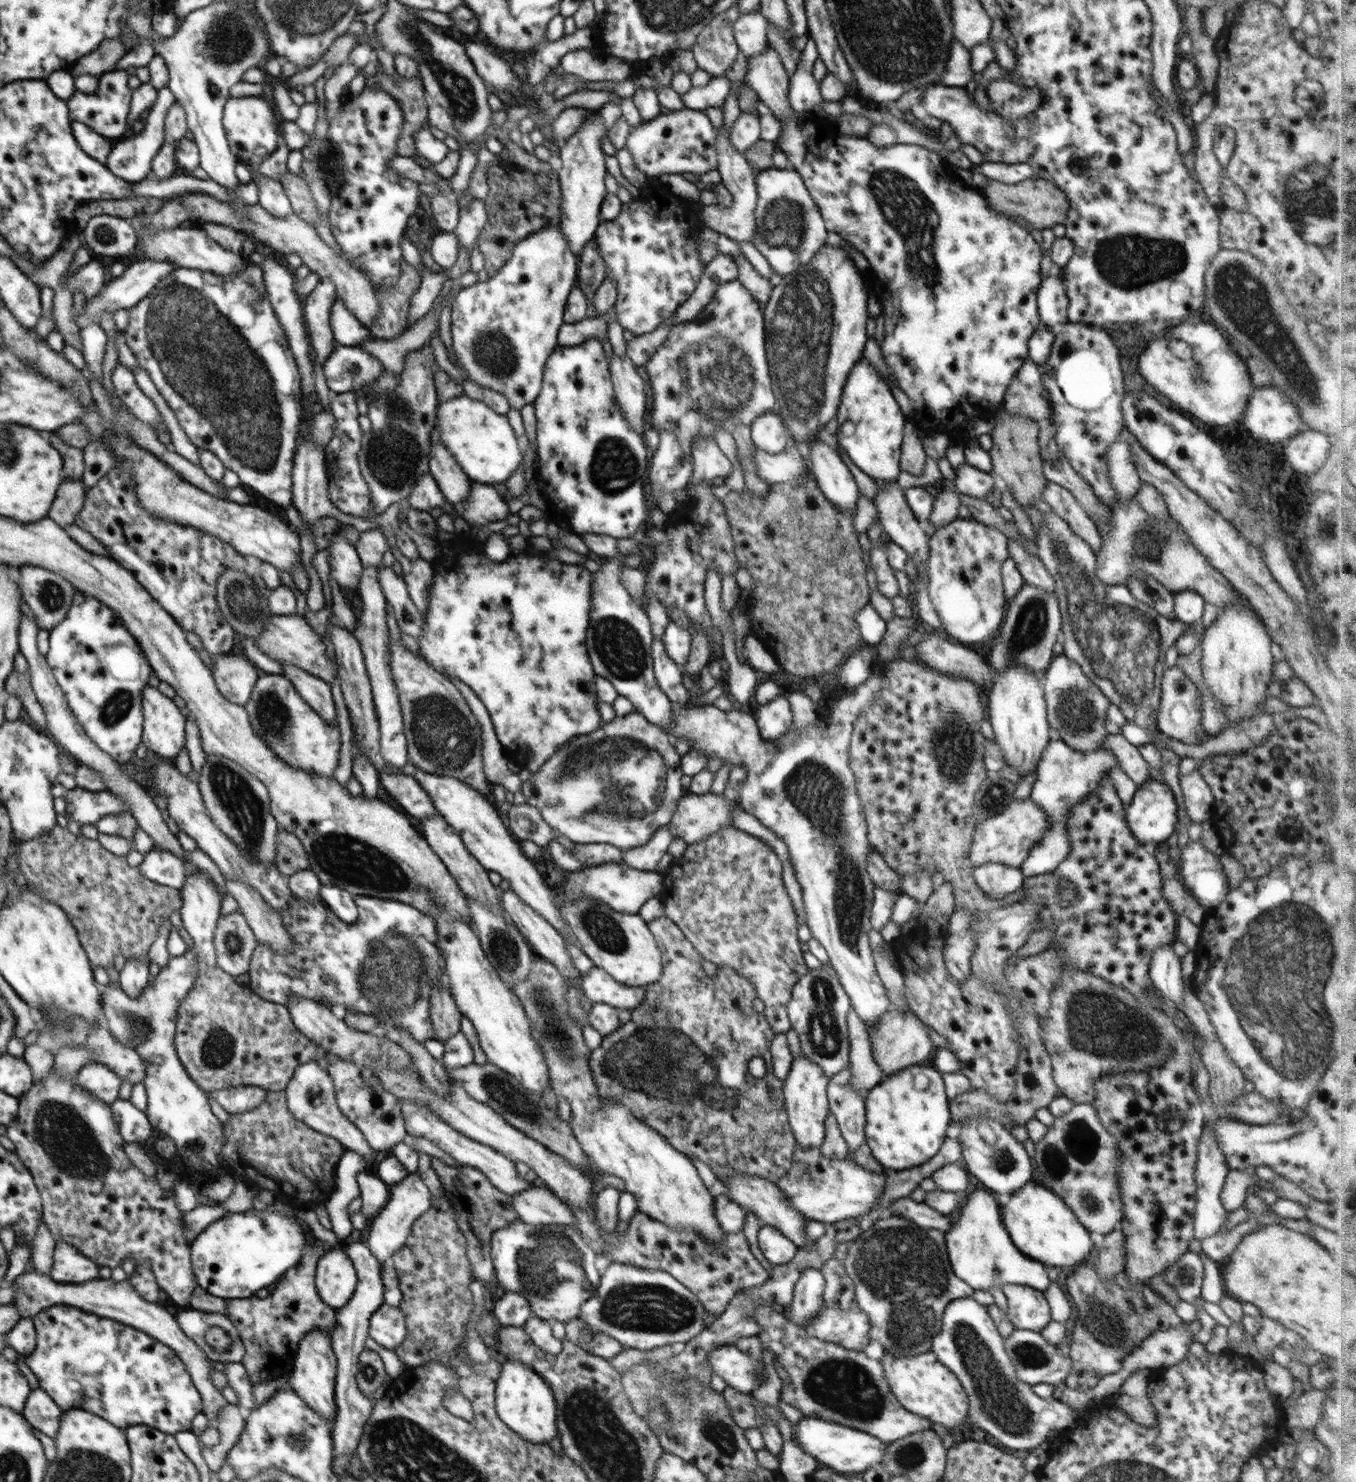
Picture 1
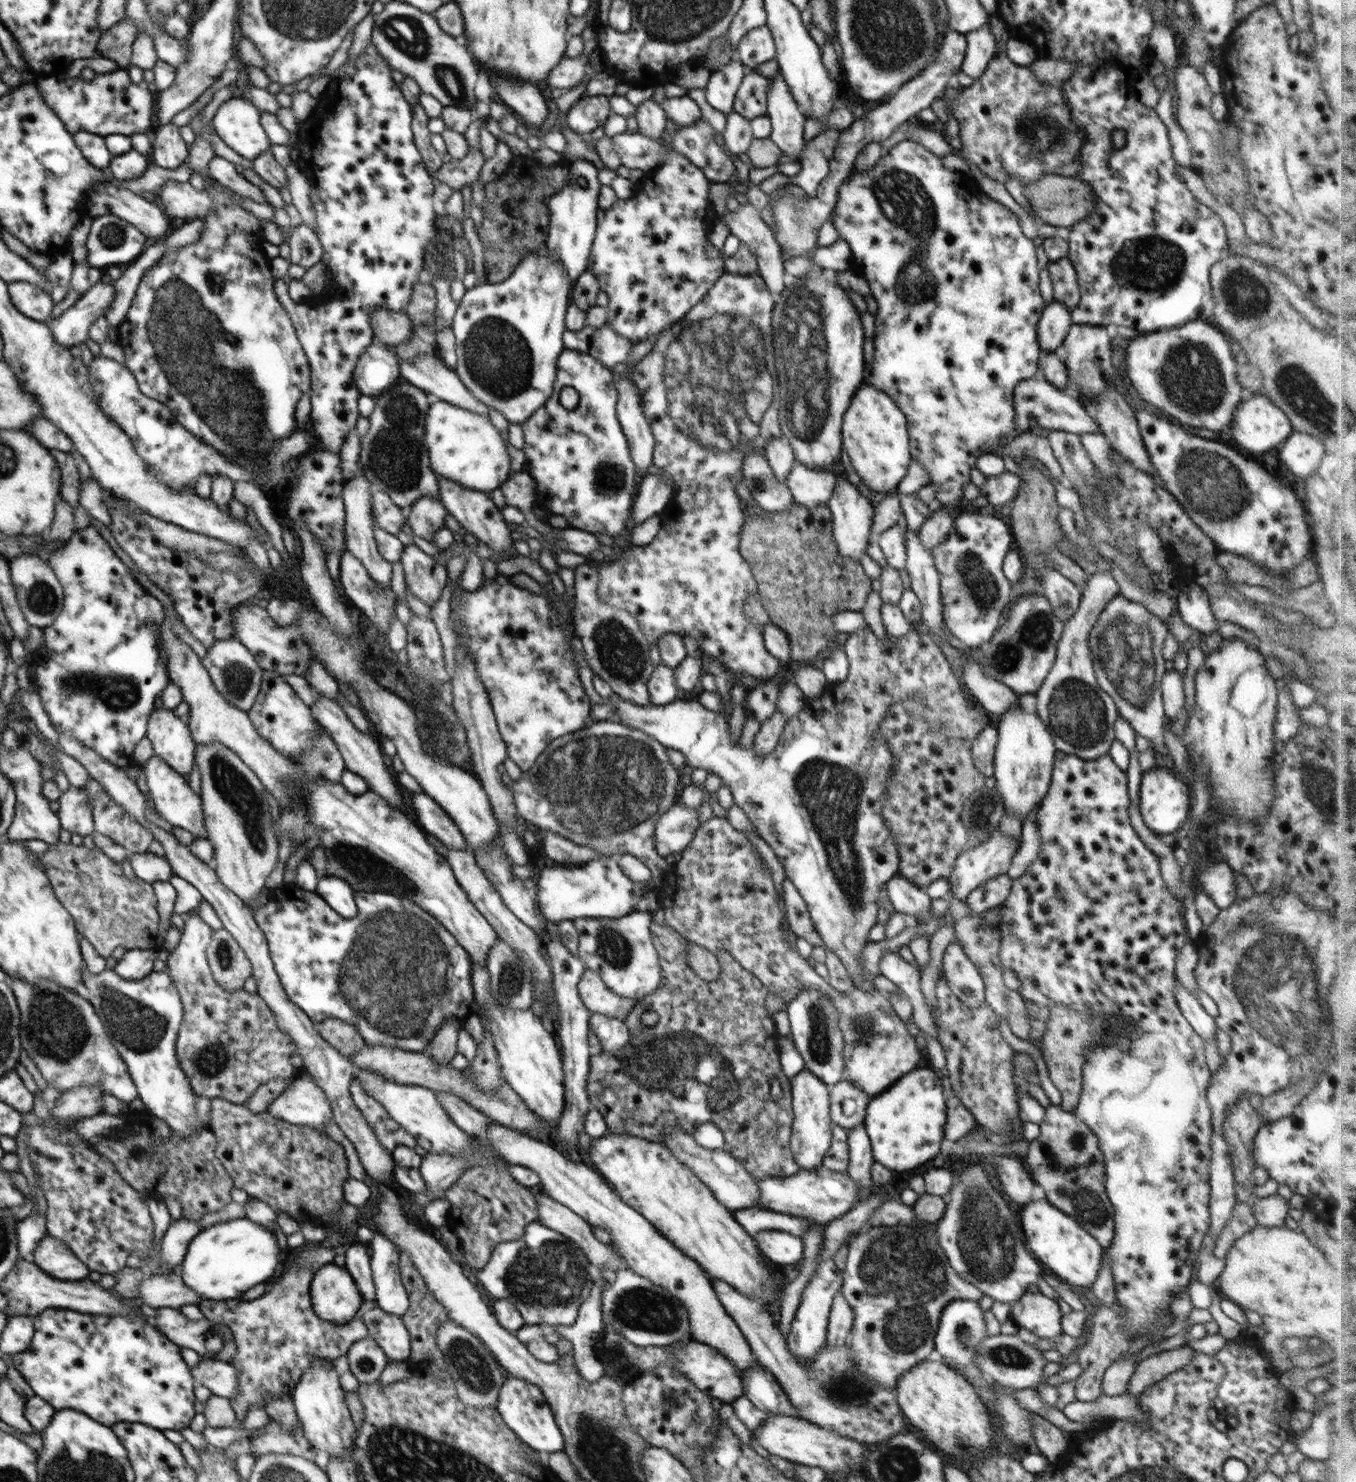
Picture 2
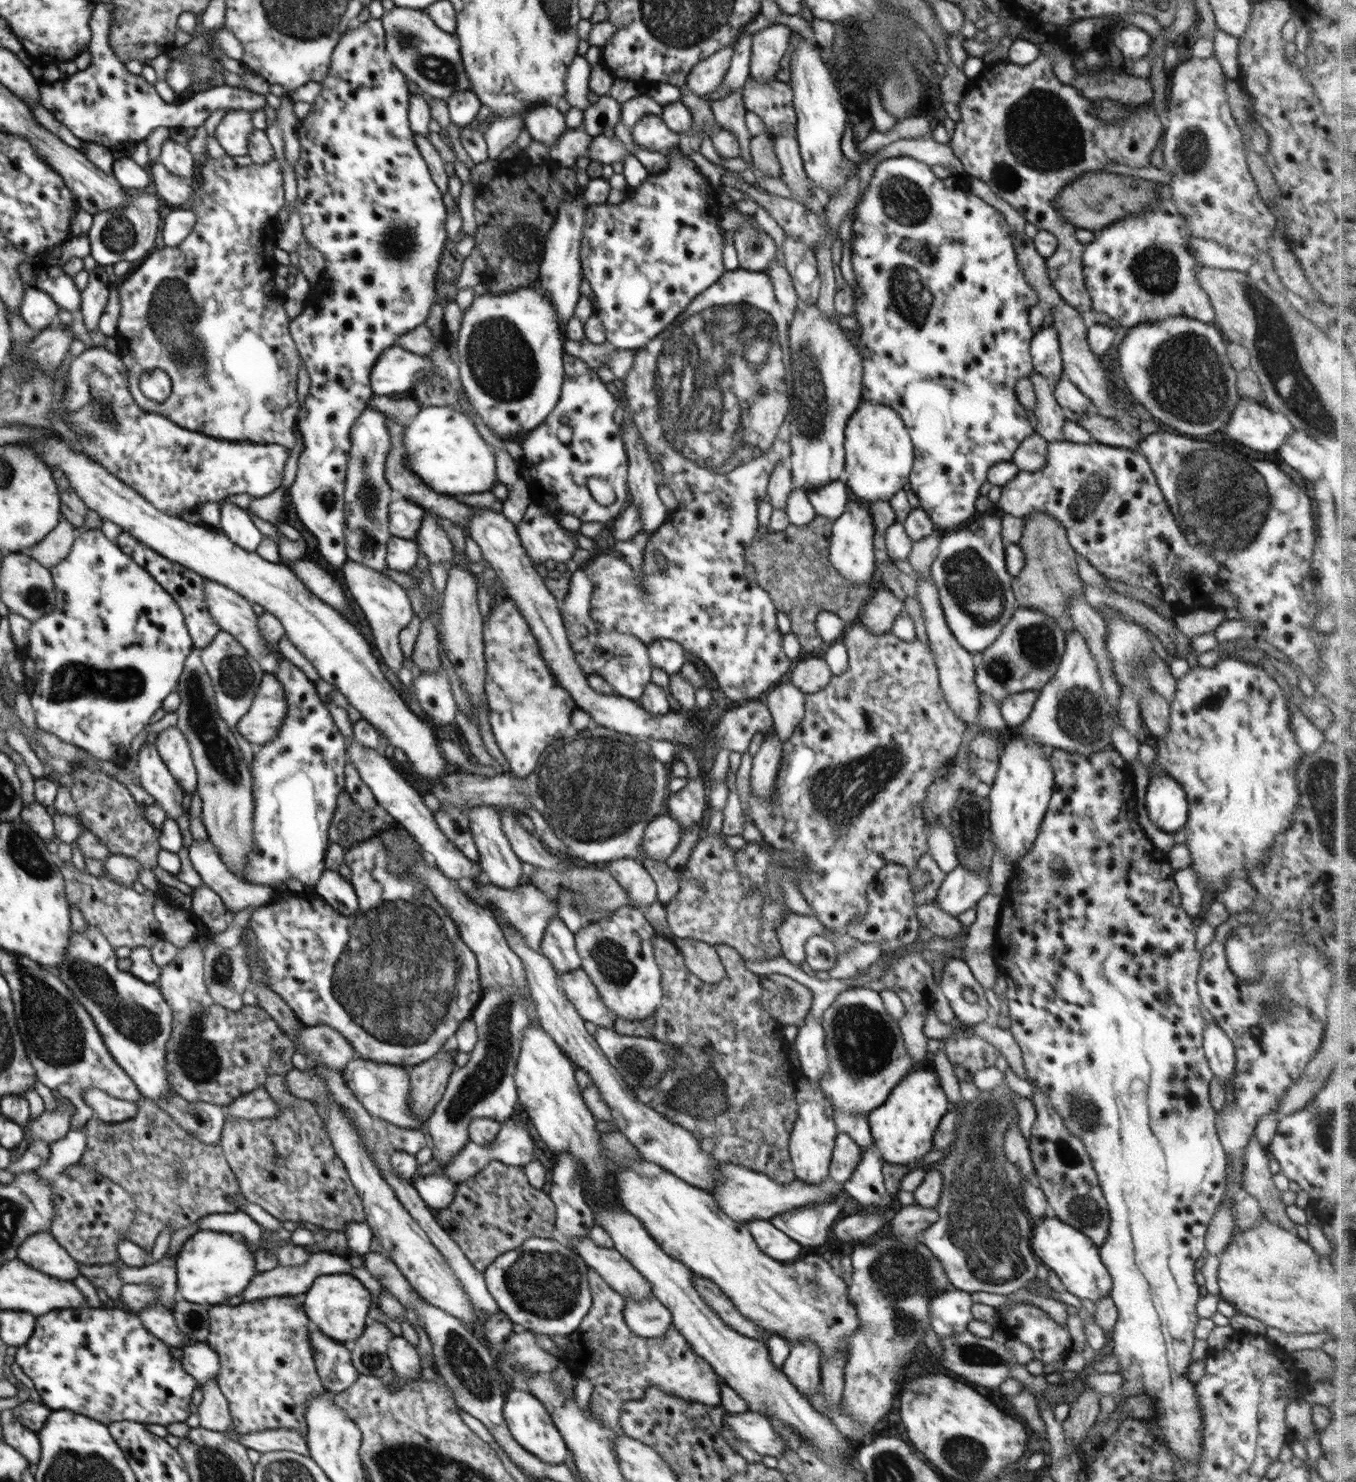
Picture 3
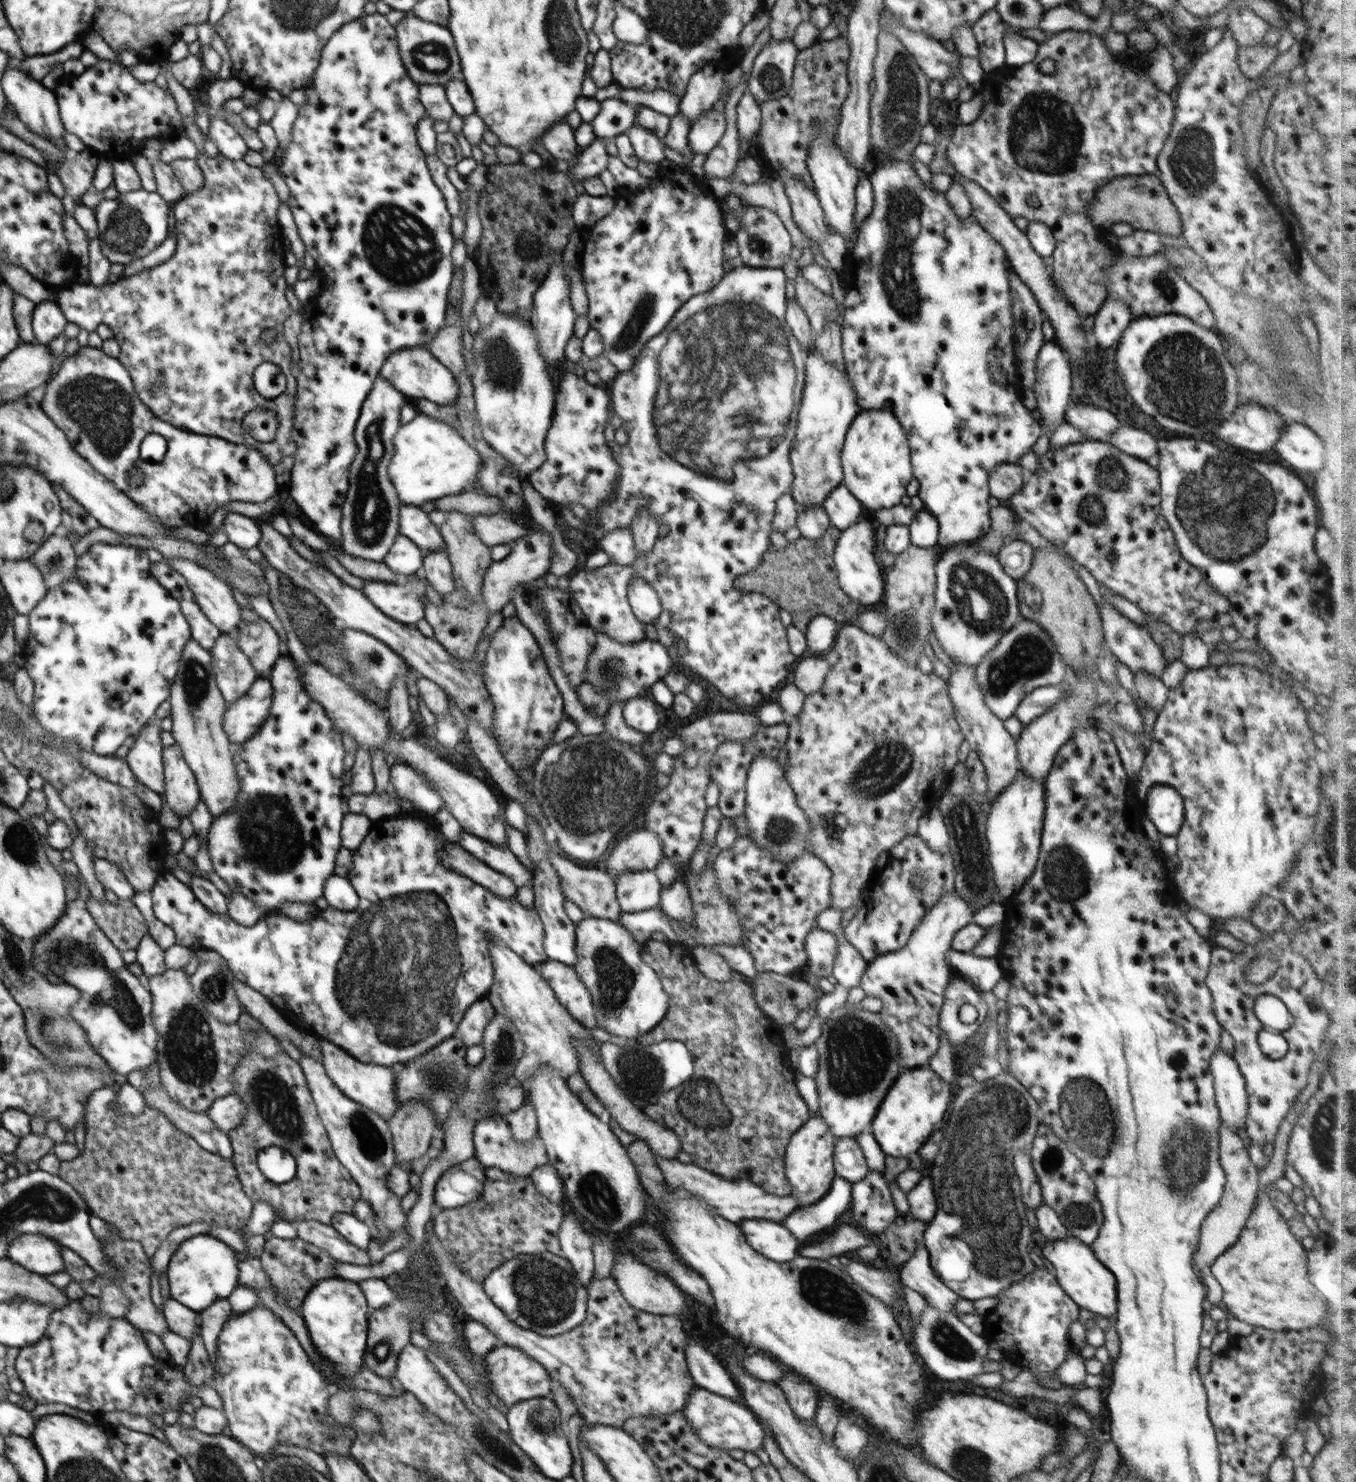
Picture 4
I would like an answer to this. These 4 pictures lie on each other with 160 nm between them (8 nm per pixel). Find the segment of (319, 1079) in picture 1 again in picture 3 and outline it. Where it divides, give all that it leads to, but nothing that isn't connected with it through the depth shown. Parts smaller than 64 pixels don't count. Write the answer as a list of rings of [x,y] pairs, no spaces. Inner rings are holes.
[[[263,1088],[240,1095],[232,1104],[224,1106],[226,1115],[237,1119],[255,1121],[262,1118],[276,1118],[280,1105]]]

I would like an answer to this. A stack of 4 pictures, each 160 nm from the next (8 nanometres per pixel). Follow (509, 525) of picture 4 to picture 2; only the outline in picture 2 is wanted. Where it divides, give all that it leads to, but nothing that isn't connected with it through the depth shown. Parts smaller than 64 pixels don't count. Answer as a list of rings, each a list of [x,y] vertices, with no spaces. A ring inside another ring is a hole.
[[[401,380],[375,399],[367,436],[361,439],[359,464],[374,488],[386,491],[401,509],[412,506],[421,496],[440,500],[437,474],[430,466],[428,449],[423,441],[425,418],[433,397],[405,380]]]

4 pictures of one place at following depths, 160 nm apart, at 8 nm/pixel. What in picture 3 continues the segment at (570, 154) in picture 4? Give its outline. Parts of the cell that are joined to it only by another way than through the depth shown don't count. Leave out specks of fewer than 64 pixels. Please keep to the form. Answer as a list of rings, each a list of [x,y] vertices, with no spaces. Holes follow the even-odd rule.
[[[540,103],[524,112],[523,122],[533,141],[552,148],[566,133],[567,125],[561,108]]]

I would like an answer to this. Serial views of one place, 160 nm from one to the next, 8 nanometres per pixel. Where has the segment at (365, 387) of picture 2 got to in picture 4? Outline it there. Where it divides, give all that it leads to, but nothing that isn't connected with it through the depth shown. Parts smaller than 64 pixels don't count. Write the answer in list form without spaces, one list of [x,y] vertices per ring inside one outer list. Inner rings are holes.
[[[424,346],[410,347],[393,351],[384,362],[378,376],[389,380],[399,391],[409,399],[428,399],[436,404],[454,404],[459,393],[455,375],[443,366],[435,356]]]

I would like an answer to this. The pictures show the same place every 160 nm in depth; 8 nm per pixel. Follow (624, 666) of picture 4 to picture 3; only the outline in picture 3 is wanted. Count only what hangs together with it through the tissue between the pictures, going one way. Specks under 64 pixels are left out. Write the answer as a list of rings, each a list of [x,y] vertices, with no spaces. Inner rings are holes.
[[[656,640],[647,645],[652,667],[660,668],[669,675],[676,674],[686,663],[685,650],[674,640]]]

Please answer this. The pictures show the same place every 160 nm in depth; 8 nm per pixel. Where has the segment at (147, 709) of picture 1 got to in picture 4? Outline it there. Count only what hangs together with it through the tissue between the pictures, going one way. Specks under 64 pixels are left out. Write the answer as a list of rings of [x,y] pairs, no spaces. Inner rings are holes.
[[[174,744],[163,747],[165,768],[164,796],[168,806],[179,817],[189,816],[201,800],[201,794],[192,769],[183,757],[181,748]]]

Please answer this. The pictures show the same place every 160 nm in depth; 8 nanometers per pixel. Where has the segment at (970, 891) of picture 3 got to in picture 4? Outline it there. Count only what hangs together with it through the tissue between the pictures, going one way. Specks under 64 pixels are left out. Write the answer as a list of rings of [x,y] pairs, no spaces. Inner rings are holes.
[[[945,892],[936,906],[933,906],[922,919],[919,926],[908,939],[906,946],[896,952],[877,956],[869,963],[867,971],[860,979],[859,986],[867,996],[876,996],[883,1002],[883,1009],[877,1012],[878,1016],[888,1025],[892,1035],[900,1045],[900,1065],[911,1068],[927,1067],[929,1060],[937,1054],[940,1041],[939,1014],[944,1004],[944,993],[949,980],[956,973],[947,959],[947,954],[953,950],[954,935],[972,922],[973,912],[962,896],[954,892]]]

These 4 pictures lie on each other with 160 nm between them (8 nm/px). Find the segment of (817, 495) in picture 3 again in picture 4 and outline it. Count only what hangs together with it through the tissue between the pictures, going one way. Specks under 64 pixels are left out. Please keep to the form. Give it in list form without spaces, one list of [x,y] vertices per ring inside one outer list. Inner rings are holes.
[[[841,483],[823,502],[822,508],[828,514],[831,526],[841,531],[865,518],[866,510],[861,502]]]

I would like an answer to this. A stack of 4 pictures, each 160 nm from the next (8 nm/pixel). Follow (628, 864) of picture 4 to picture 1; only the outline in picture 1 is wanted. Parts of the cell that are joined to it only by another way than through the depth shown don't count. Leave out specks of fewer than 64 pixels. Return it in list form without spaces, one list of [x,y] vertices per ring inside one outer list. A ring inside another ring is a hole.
[[[686,793],[677,802],[676,810],[667,824],[668,830],[674,839],[682,839],[688,845],[702,841],[721,828],[732,827],[732,810],[743,810],[738,799],[735,803],[727,801],[723,794]]]

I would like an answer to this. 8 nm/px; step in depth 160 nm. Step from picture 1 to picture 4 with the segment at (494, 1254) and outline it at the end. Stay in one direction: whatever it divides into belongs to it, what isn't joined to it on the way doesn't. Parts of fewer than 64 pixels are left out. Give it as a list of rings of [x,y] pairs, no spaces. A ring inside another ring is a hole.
[[[561,1253],[519,1254],[495,1268],[483,1282],[484,1292],[504,1315],[516,1325],[542,1336],[556,1336],[580,1326],[586,1318],[588,1293],[586,1285],[575,1276],[572,1265]]]

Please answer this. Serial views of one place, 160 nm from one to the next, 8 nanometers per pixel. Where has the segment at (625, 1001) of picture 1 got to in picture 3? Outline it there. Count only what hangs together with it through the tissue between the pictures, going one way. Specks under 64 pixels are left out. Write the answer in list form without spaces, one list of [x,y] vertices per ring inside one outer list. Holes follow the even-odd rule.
[[[582,970],[559,974],[568,1000],[576,1007],[578,1014],[588,1022],[604,1028],[613,1028],[617,1016],[604,1004],[595,984]]]

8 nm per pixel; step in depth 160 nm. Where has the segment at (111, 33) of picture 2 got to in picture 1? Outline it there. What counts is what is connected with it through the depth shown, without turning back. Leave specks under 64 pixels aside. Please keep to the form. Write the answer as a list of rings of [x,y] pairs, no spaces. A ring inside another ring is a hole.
[[[106,39],[99,44],[96,50],[80,58],[76,66],[69,71],[74,80],[78,76],[84,76],[84,73],[100,80],[100,77],[113,70],[114,65],[124,58],[125,54],[127,54],[127,46],[124,41]]]

